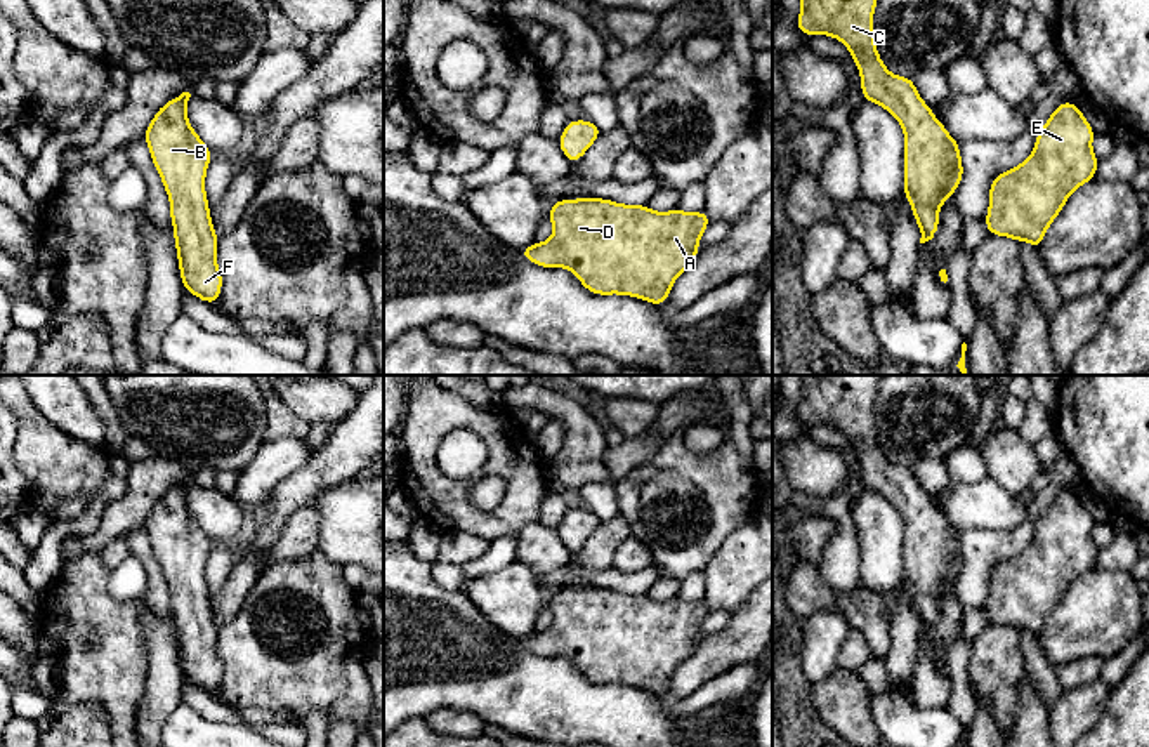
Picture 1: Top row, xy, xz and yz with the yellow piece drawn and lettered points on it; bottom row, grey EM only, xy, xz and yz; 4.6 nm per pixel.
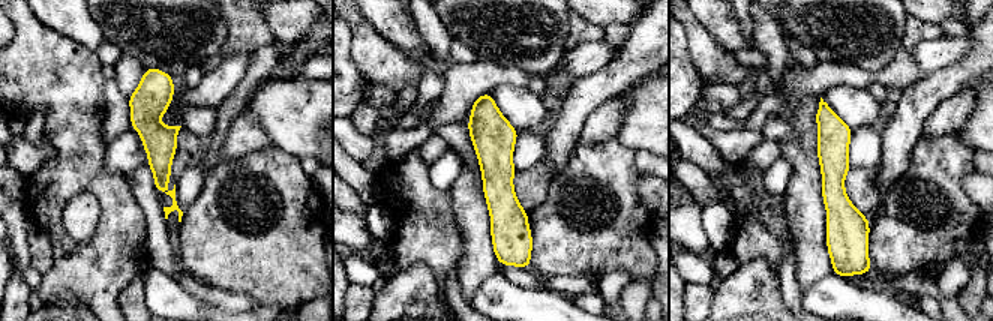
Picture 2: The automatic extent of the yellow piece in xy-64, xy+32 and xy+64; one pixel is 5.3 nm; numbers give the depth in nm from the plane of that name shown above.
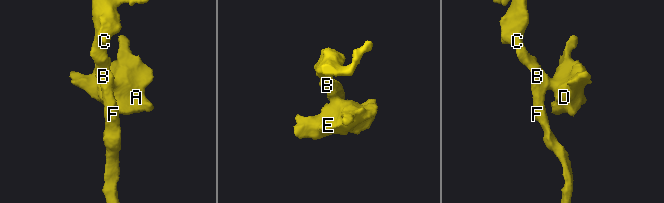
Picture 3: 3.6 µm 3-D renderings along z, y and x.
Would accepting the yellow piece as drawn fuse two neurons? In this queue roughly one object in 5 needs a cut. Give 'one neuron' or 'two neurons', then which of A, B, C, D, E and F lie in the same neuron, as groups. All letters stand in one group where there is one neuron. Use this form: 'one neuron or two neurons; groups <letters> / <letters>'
one neuron; groups A B C D E F

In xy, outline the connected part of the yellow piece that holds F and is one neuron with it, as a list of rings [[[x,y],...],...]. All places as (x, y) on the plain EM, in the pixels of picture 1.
[[[182,481],[163,493],[142,528],[168,584],[182,674],[194,686],[215,693],[222,679],[222,662],[217,655],[219,625],[205,580],[213,542],[187,509],[189,486],[189,481]]]

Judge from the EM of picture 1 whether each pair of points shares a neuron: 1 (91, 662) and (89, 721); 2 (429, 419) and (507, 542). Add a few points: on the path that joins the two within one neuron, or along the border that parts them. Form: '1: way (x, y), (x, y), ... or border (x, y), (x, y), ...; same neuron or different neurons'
1: border (52, 721), (77, 706), (98, 704), (111, 728); different neurons
2: border (516, 534), (505, 534), (492, 541); different neurons

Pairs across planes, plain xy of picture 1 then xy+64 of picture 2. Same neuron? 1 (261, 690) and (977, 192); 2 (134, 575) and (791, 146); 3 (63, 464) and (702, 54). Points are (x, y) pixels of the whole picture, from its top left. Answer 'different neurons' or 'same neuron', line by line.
1: different neurons
2: different neurons
3: same neuron

